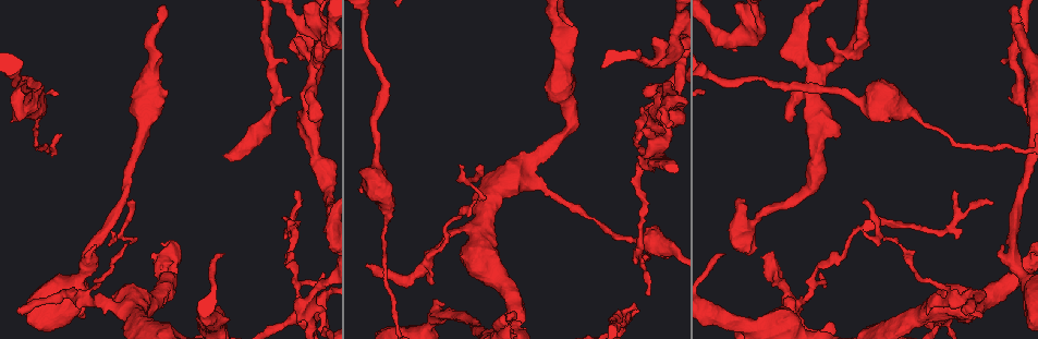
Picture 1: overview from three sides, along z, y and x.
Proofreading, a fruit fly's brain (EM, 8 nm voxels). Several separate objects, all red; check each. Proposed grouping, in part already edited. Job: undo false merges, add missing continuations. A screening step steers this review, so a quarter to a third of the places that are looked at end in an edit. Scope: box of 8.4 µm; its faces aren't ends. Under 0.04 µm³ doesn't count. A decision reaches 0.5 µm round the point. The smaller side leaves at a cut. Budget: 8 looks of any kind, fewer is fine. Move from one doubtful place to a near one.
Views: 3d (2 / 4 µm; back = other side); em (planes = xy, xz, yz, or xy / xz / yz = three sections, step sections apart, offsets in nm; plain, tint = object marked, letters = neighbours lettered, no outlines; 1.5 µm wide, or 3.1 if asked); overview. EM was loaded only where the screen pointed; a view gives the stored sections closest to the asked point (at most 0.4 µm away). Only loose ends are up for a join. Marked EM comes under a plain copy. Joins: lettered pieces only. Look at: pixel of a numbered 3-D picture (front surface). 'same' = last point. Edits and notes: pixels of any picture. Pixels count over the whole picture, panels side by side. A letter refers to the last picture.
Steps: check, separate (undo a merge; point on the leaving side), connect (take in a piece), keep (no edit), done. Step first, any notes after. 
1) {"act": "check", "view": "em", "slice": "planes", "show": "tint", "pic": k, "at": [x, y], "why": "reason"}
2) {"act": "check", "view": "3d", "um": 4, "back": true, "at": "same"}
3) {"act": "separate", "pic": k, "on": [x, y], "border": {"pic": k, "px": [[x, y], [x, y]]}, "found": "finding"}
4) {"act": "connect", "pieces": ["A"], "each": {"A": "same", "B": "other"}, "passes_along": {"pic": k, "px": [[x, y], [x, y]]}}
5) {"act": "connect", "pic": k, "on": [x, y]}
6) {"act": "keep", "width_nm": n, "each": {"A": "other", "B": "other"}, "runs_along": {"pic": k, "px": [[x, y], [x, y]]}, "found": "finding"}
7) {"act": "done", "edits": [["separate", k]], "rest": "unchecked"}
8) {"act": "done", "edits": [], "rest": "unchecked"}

{"act": "check", "view": "em", "slice": "xz", "step": 4, "show": "tint", "pic": 1, "at": [387, 216], "why": "sudden change in width"}

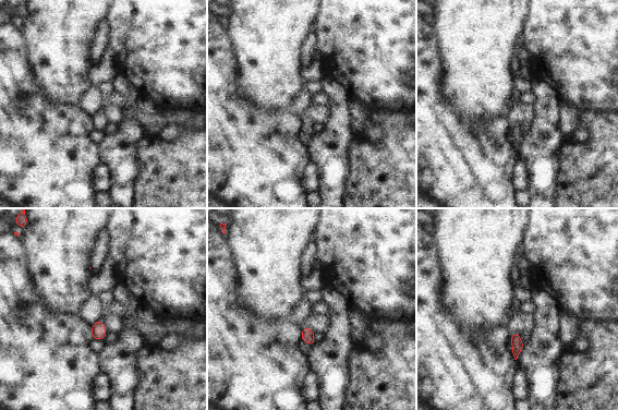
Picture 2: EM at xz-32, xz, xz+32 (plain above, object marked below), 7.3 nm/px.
{"act": "check", "view": "em", "slice": "planes", "show": "letters", "at": "same"}

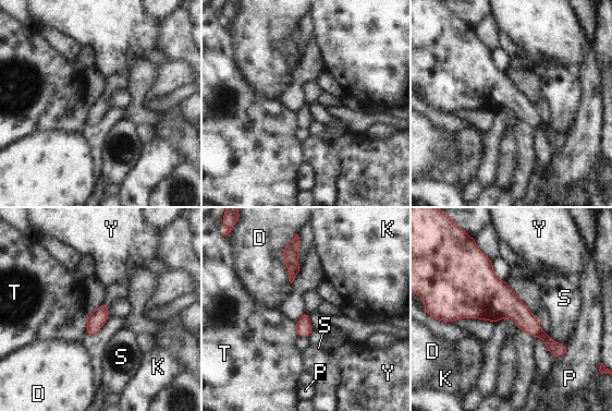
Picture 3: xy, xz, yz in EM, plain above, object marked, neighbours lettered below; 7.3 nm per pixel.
{"act": "keep", "each": {"D": "other", "K": "other", "P": "other", "S": "other", "T": "other", "Y": "other"}, "border": {"pic": 3, "px": [[87, 317], [85, 333]]}, "found": "one cell here"}

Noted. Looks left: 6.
{"act": "check", "view": "3d", "um": 4, "back": true, "pic": 1, "at": [721, 253], "why": "free end"}

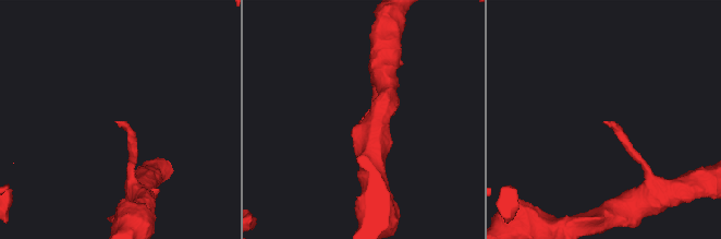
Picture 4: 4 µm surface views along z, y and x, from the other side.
{"act": "check", "view": "em", "slice": "planes", "show": "letters", "pic": 4, "at": [605, 121]}

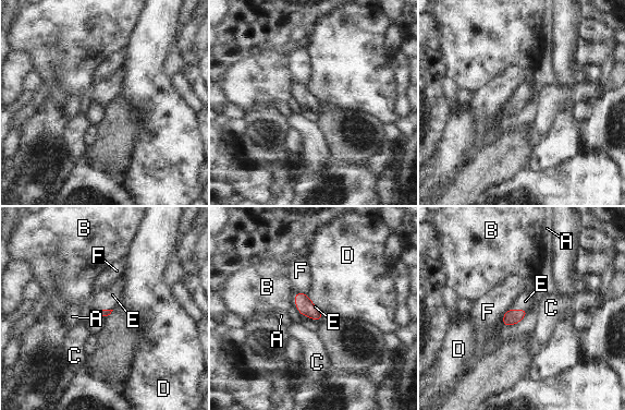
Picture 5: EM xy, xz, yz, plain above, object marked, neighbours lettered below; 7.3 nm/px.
{"act": "connect", "pieces": ["E"], "each": {"A": "other", "B": "other", "C": "other", "D": "other", "E": "same", "F": "other"}, "passes_along": {"pic": 5, "px": [[512, 316], [518, 310], [525, 301]]}, "found": "the cell continues"}

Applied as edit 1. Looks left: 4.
{"act": "check", "view": "3d", "um": 2, "pic": 1, "at": [797, 305], "why": "side arm on a straight run"}

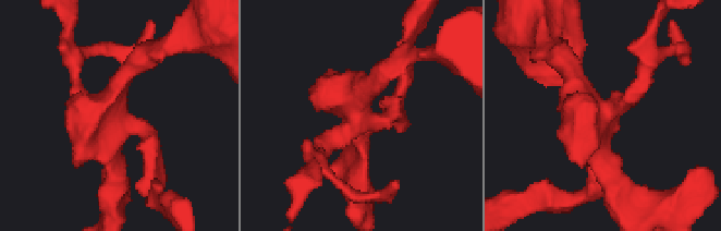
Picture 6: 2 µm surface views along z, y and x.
{"act": "check", "view": "em", "slice": "planes", "show": "letters", "pic": 6, "at": [605, 117], "arms": 3, "why": "shape alone is not enough"}

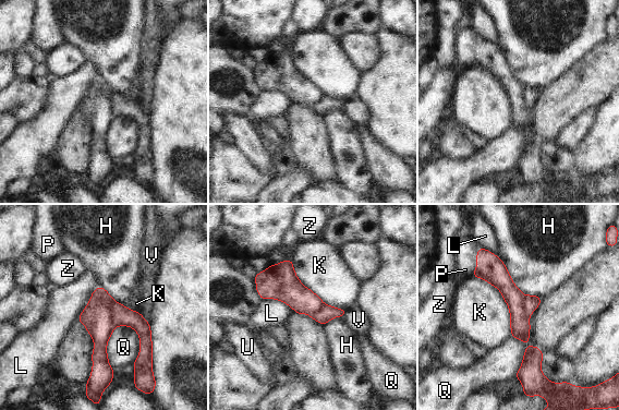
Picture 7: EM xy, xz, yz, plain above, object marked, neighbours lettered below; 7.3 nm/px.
{"act": "separate", "pic": 7, "on": [123, 316], "each": {"H": "other", "K": "other", "L": "other", "P": "other", "Q": "other", "U": "other", "V": "other", "Z": "other"}, "part_leaving": {"pic": 7, "px": [[116, 304], [145, 334], [141, 359]]}, "found": "a second cell is stuck on"}

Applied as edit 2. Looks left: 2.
{"act": "done", "edits": [["connect", 5], ["separate", 7]], "rest": "unchecked"}

